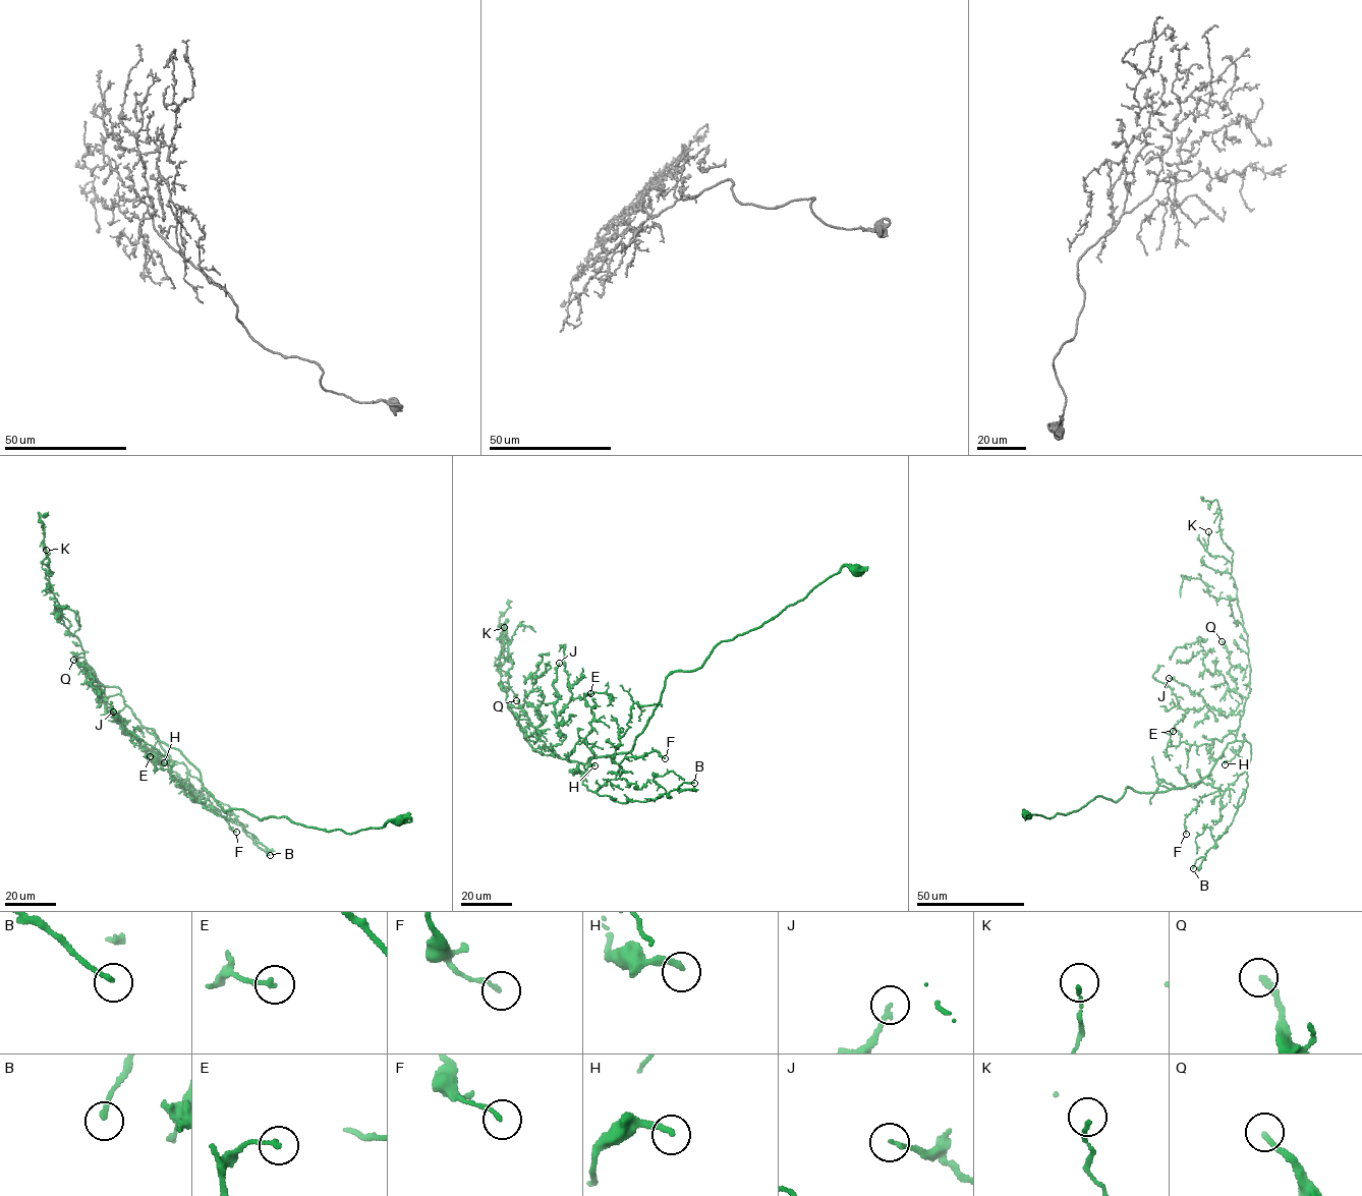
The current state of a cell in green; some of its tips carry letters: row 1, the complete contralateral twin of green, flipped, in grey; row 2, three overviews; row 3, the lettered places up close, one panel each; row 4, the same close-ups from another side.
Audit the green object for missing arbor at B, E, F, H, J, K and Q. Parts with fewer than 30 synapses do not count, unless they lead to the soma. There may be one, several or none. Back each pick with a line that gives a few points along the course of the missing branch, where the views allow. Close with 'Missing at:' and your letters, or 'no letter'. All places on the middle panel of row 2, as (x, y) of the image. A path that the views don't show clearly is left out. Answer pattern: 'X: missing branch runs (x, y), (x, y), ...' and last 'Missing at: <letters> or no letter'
Q: missing branch runs (516, 700), (517, 676), (528, 660), (531, 647), (541, 642), (538, 638)
Missing at: Q

